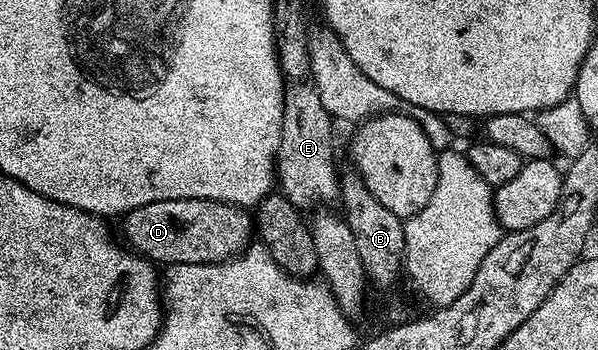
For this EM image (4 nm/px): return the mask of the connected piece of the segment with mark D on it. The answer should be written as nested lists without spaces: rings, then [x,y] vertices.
[[[207,199],[152,201],[152,205],[140,205],[140,209],[126,212],[120,223],[125,246],[155,265],[223,263],[242,254],[256,231],[255,220],[247,208]]]

